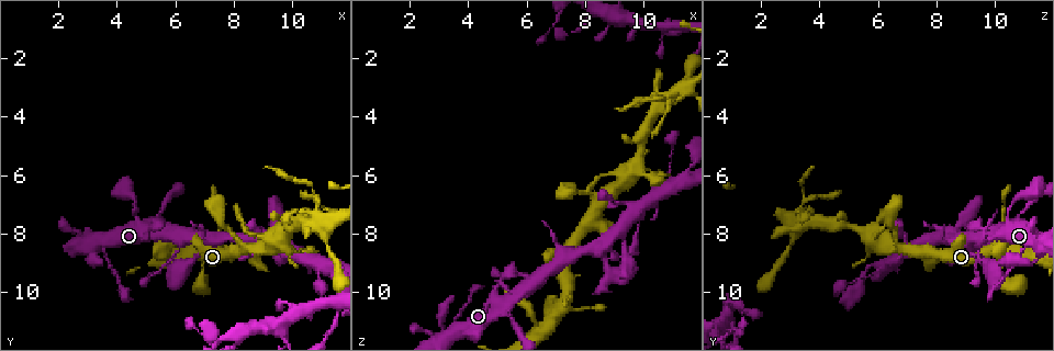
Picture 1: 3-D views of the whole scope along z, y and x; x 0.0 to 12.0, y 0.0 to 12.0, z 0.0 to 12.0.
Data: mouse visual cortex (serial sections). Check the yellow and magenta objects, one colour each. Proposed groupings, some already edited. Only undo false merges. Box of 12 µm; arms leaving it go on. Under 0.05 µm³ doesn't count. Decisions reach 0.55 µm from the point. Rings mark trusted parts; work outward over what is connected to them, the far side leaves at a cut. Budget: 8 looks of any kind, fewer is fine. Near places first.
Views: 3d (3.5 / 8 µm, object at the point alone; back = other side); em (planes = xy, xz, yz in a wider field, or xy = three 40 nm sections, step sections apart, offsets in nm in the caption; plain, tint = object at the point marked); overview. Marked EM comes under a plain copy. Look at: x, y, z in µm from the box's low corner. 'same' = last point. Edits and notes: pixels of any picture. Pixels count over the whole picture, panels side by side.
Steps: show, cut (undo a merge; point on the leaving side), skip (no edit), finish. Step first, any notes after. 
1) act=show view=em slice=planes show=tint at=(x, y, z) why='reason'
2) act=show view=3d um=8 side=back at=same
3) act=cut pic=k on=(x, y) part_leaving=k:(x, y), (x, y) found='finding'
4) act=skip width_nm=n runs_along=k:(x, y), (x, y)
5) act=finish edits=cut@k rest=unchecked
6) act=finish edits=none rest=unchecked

act=show view=3d um=3.5 at=(5.1, 8.1, 9.7) why='abrupt turn'

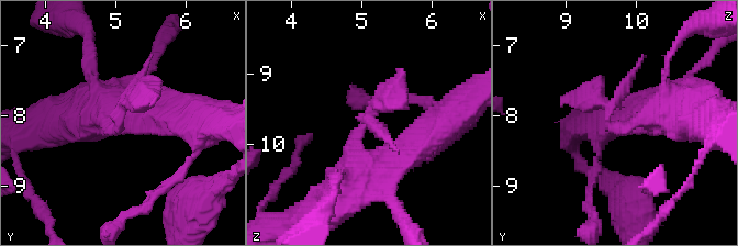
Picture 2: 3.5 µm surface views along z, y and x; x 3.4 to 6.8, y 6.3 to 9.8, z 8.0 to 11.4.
act=show view=em slice=planes show=tint at=(5.05, 7.95, 9.60)

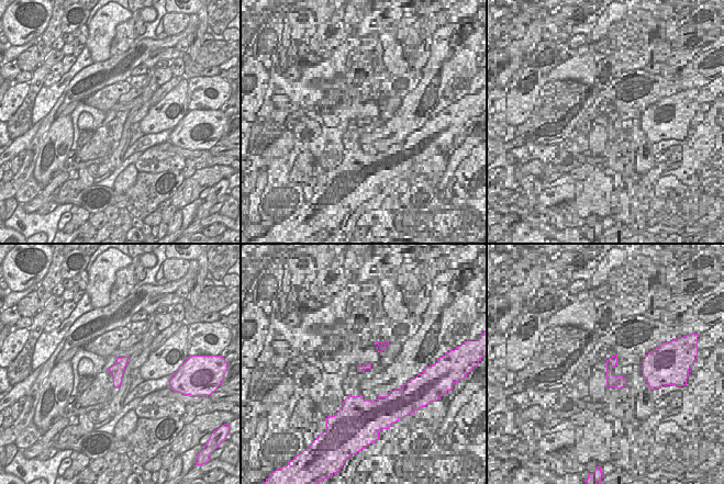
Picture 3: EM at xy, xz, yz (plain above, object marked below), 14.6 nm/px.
act=skip runs_along=2:(362, 170), (353, 136), (400, 69) found='all the same cell'

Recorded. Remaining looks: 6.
act=show view=3d um=3.5 side=back at=(9.0, 8.0, 6.8) why='thin neck'

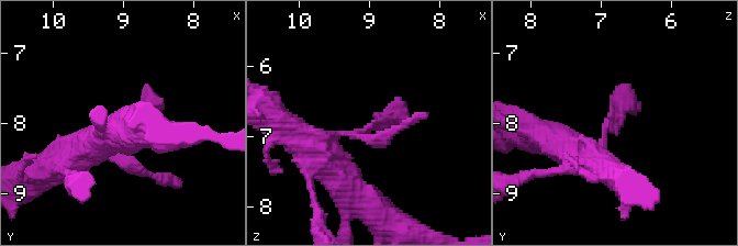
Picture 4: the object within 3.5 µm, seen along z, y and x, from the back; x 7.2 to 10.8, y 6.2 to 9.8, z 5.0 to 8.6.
act=show view=em slice=xy step=1 show=tint at=(9.05, 8.10, 6.90) why='need the tissue'

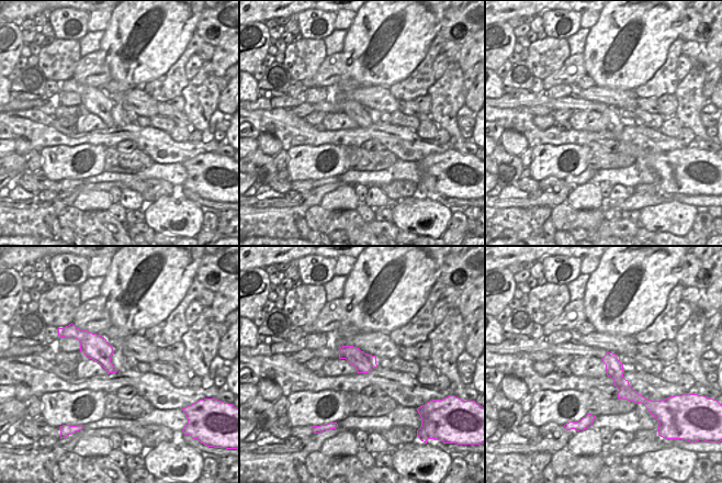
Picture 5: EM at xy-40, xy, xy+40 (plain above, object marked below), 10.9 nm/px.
act=show view=em slice=xy step=3 show=tint at=same why='another direction'

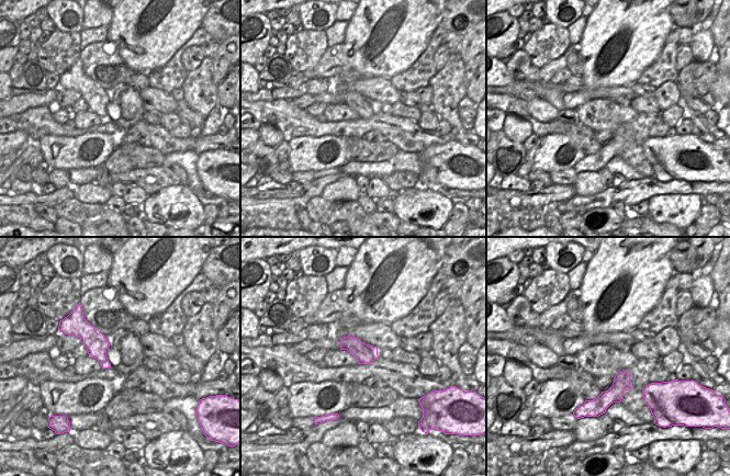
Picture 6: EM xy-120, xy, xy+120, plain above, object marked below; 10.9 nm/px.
act=skip runs_along=6:(627, 375), (603, 401), (593, 403) found='continuous, no second cell'

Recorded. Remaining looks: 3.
act=show view=3d um=3.5 at=(10.9, 7.6, 3.4) why='abrupt turn'

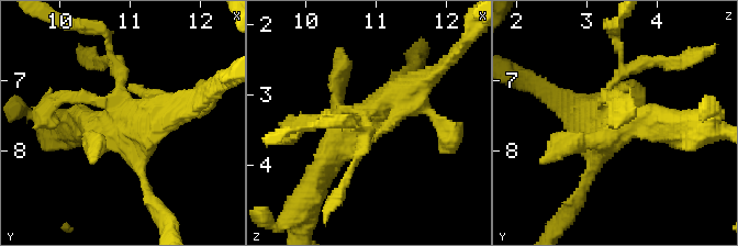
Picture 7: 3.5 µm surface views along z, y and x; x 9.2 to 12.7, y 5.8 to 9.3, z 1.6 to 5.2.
act=show view=em slice=xy step=1 show=tint at=same why='now the EM'

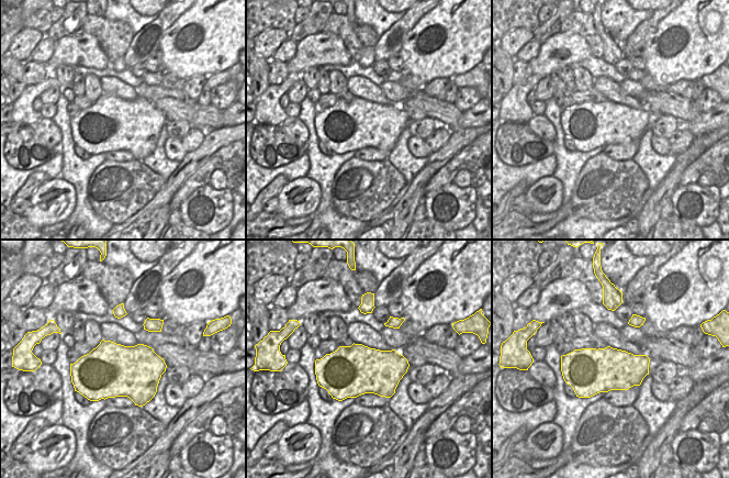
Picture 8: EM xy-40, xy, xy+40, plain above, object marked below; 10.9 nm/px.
act=skip runs_along=7:(323, 171), (336, 141), (424, 81) found='continuous, no second cell'

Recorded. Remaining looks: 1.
act=finish edits=none rest=unchecked

